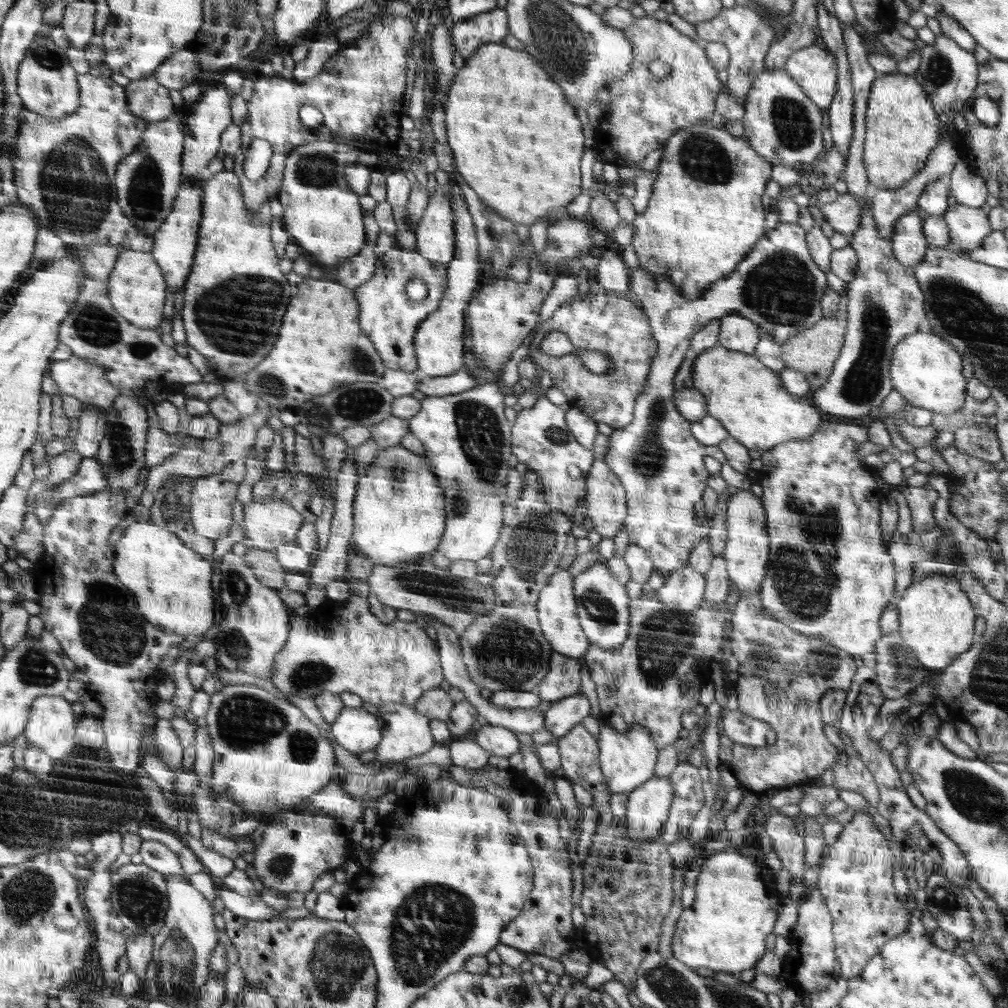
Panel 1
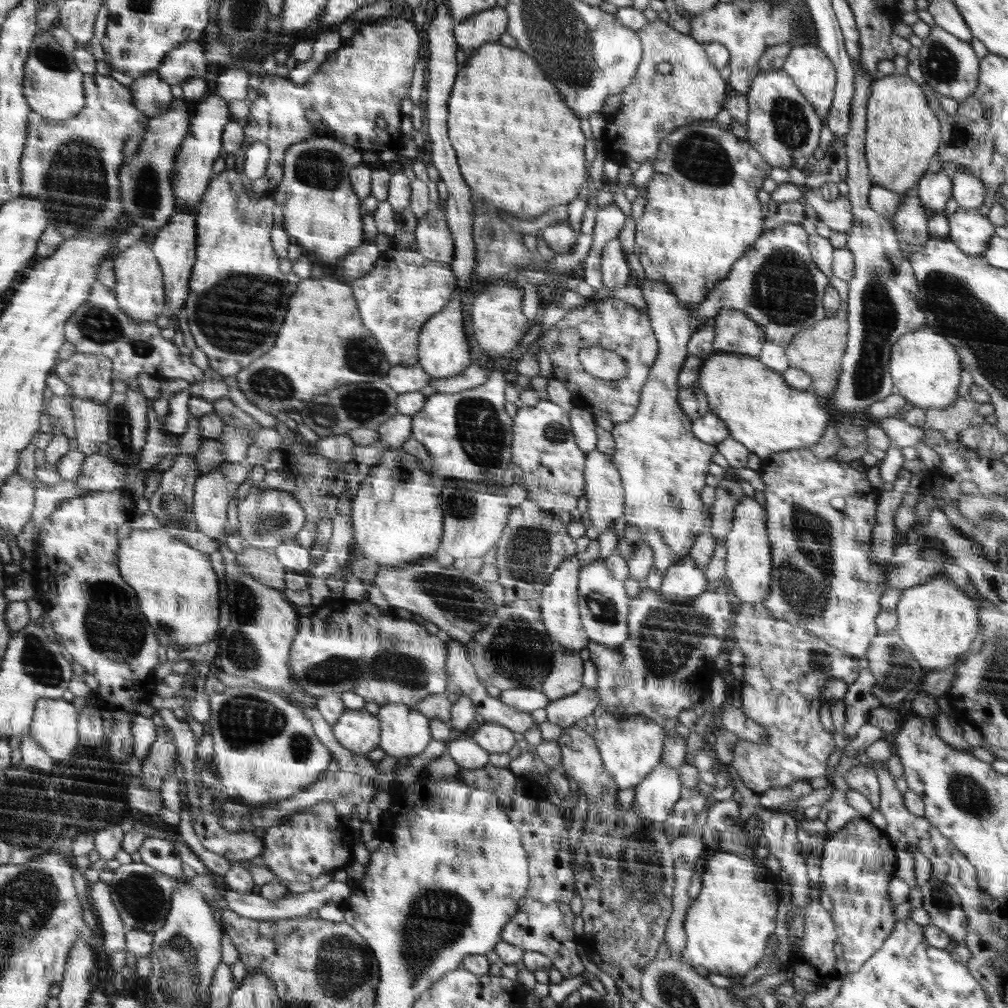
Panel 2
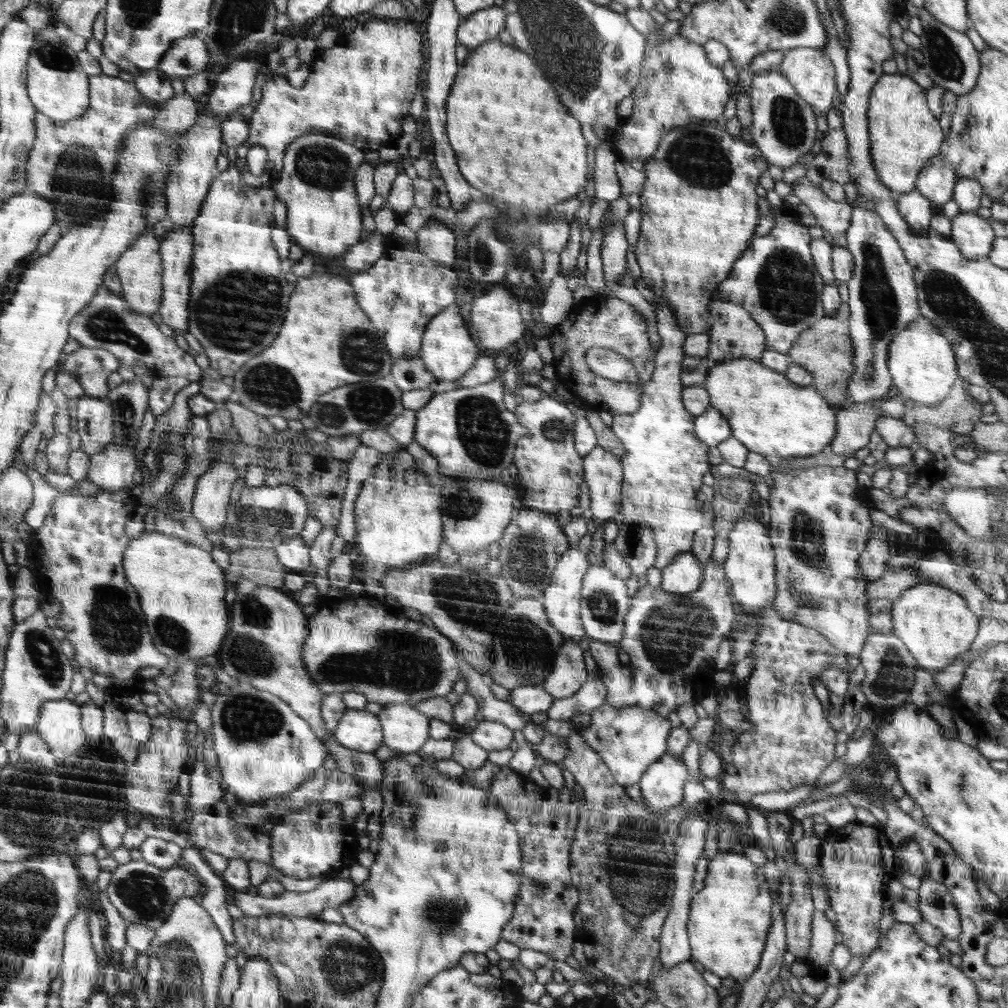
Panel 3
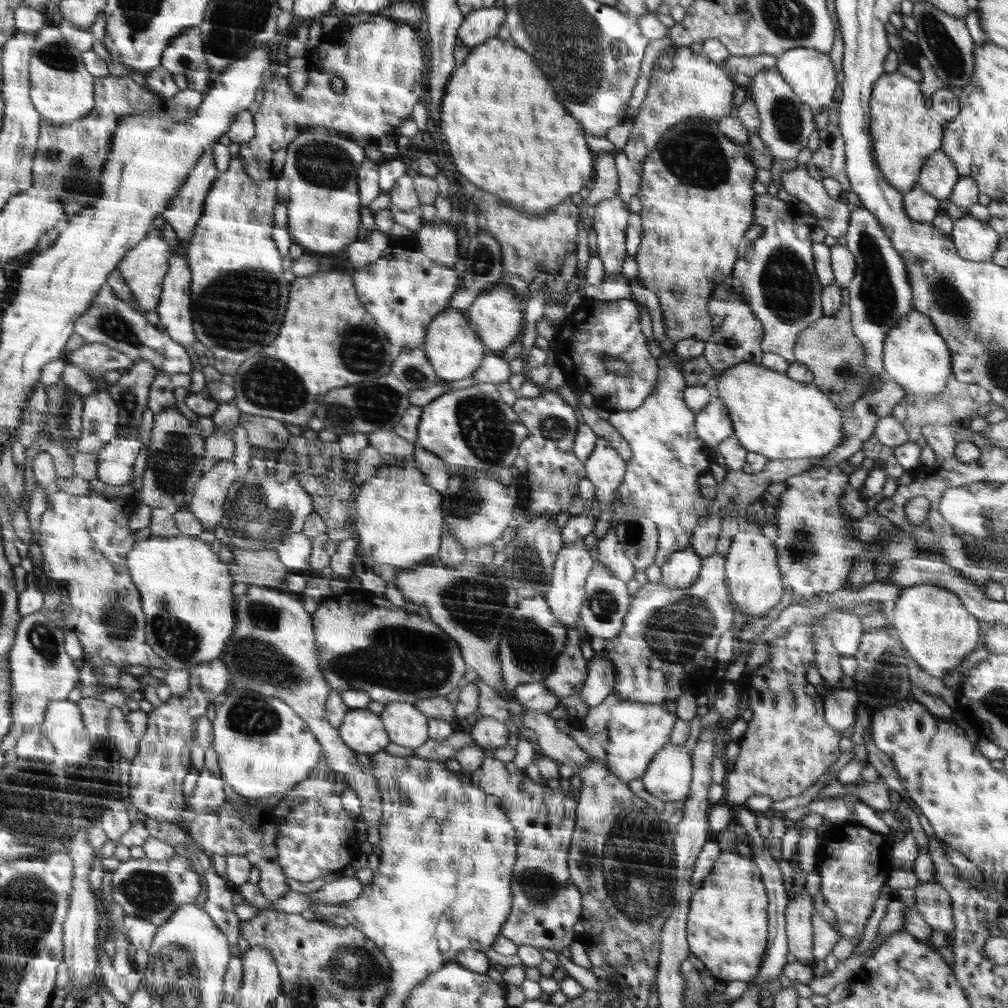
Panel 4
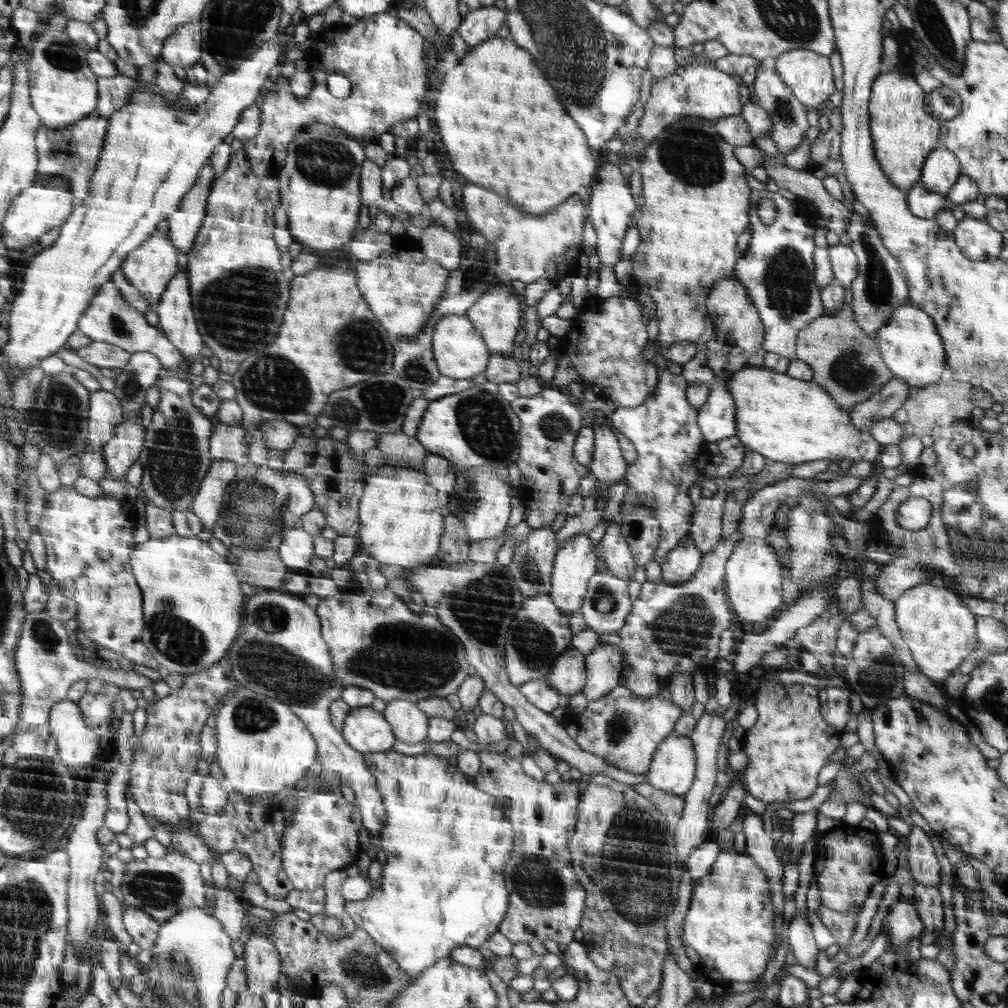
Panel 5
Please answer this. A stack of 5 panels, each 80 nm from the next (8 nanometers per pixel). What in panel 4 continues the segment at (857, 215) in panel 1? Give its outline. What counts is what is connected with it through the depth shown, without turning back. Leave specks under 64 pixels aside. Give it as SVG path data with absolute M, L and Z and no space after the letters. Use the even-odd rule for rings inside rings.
M806 166L783 172L780 181L782 189L810 207L816 216L817 226L827 235L838 238L847 233L853 208L828 196L823 182L811 178Z

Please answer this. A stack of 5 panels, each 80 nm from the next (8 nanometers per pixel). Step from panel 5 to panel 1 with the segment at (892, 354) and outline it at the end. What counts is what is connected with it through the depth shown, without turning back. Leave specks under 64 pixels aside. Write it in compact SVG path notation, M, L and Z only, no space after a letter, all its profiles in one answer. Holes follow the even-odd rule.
M916 331L902 340L891 360L894 388L912 406L926 408L937 415L951 415L964 406L967 381L962 375L962 357L948 341L934 333Z

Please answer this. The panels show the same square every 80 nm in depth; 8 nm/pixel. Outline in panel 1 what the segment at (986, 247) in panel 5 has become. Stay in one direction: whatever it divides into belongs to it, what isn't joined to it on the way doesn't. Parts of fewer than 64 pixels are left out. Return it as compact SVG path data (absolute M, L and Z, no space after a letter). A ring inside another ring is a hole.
M956 204L948 208L943 220L949 230L950 244L964 252L980 247L992 232L988 216L981 208Z

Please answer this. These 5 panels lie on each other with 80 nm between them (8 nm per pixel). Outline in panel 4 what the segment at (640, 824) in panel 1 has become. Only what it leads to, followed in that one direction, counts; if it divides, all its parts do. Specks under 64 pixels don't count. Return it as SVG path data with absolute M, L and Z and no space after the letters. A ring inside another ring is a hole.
M668 743L668 748L656 756L656 764L641 777L644 786L658 800L674 802L685 800L691 792L694 779L694 759L684 745Z

